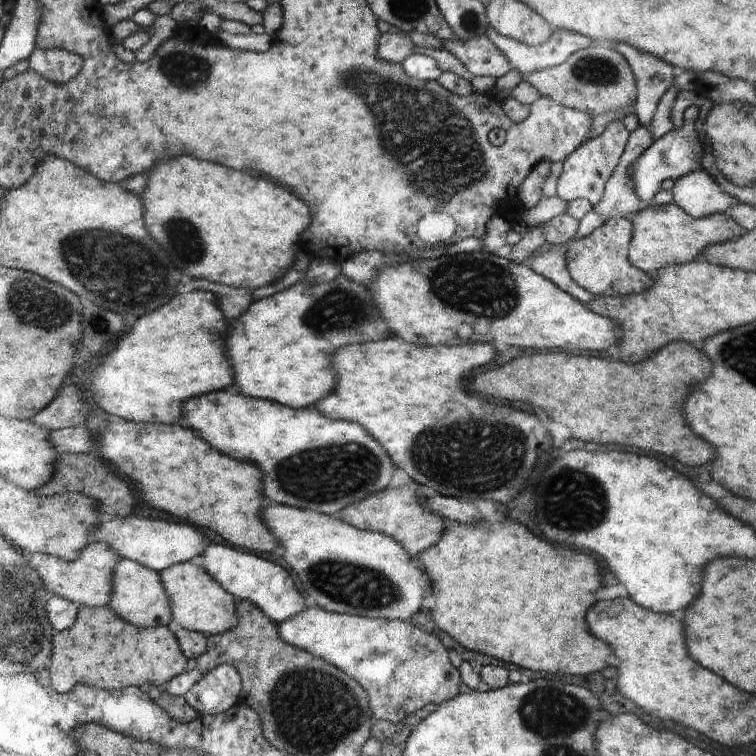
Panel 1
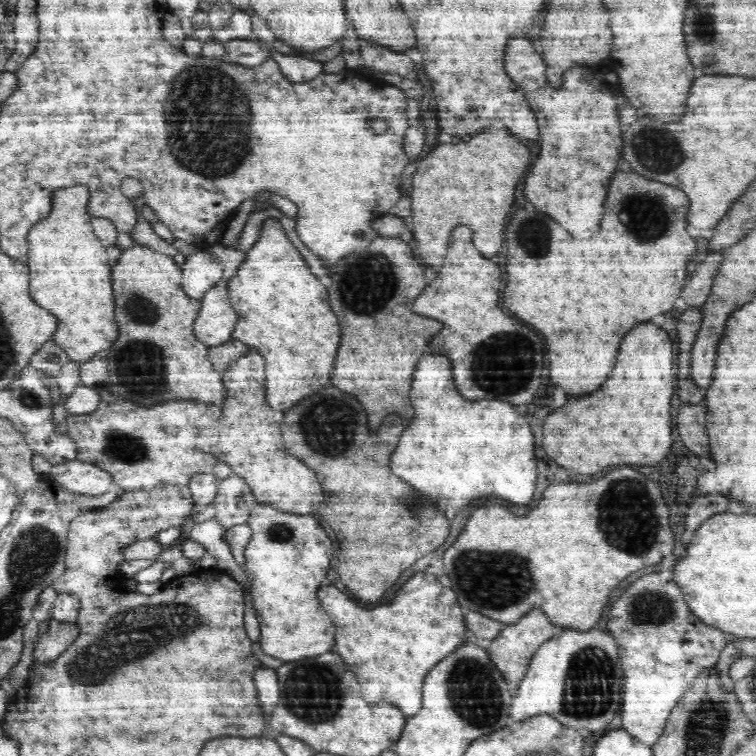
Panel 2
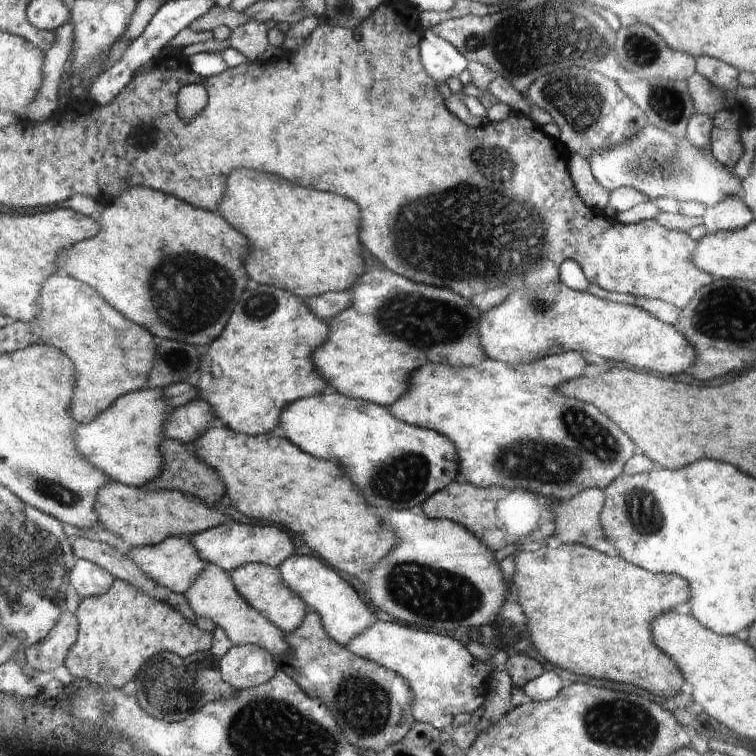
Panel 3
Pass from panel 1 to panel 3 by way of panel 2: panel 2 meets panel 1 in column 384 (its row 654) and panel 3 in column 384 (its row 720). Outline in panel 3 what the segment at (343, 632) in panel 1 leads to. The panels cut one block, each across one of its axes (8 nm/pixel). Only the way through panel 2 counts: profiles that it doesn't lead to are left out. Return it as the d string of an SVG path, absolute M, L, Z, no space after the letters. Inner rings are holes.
M376 621L375 625L367 628L358 637L354 637L347 649L363 659L379 663L384 668L398 673L410 683L411 689L416 690L416 720L436 726L438 730L450 730L456 714L468 712L474 714L487 702L488 684L484 684L490 676L490 670L501 668L510 653L500 649L492 656L493 665L486 666L464 648L460 642L448 636L440 636L424 629L404 625L396 621Z

